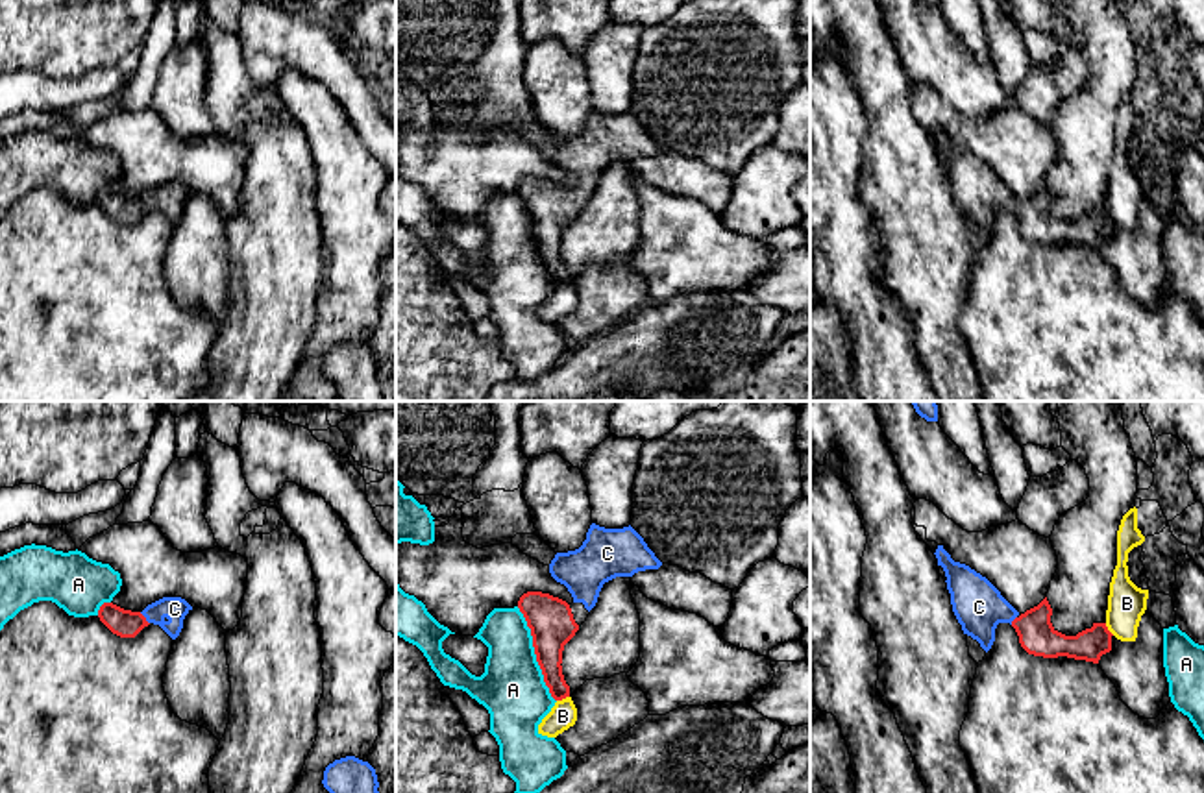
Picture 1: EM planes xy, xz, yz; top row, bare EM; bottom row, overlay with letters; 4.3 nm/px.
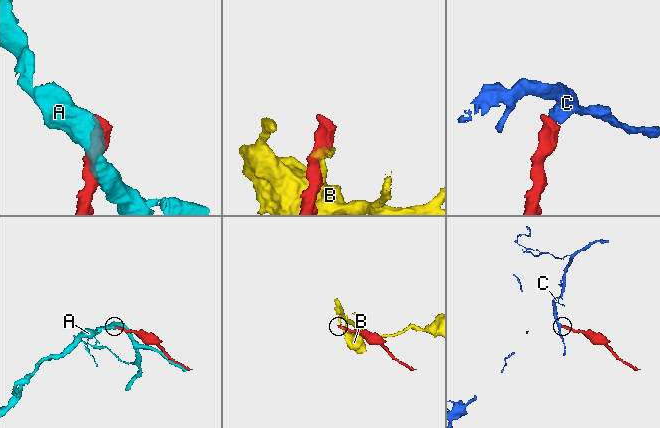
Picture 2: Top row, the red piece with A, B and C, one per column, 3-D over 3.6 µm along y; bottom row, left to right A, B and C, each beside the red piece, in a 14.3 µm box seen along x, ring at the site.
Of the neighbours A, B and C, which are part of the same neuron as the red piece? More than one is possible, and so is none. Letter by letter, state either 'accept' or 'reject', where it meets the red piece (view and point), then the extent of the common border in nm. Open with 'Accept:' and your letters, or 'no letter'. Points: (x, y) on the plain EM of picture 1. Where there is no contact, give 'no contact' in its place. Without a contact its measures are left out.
Accept: C
A: reject; contact xz (535, 239); length 440 nm
B: reject; contact xz (563, 283); length 60 nm
C: accept; contact xy (145, 204); length 70 nm

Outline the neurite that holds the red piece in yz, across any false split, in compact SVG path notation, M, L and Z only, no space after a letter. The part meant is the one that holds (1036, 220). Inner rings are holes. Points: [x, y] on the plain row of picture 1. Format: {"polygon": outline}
{"polygon": "M938 131L934 140L945 157L952 198L964 220L977 226L986 238L995 227L999 209L1010 209L1021 233L1034 242L1067 242L1099 250L1100 242L1112 237L1113 220L1106 209L1093 209L1091 214L1076 222L1065 222L1050 209L1052 194L1047 183L1038 192L1019 200L986 163L954 148L943 131Z"}

